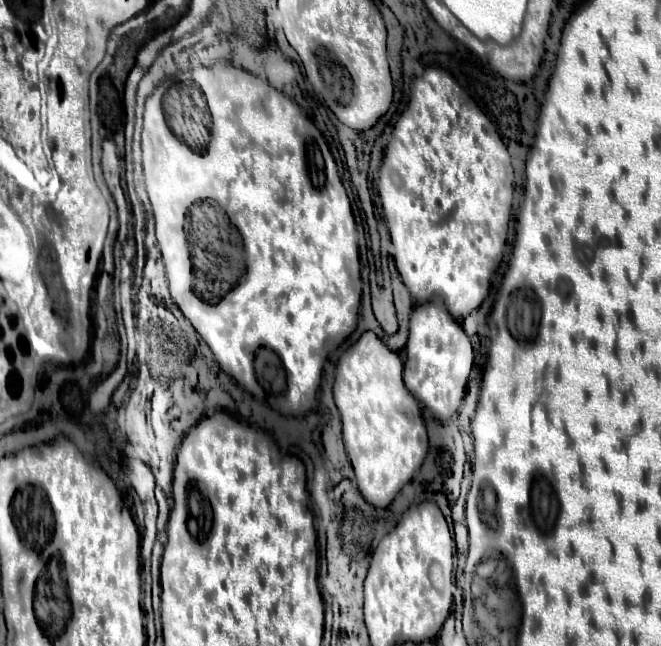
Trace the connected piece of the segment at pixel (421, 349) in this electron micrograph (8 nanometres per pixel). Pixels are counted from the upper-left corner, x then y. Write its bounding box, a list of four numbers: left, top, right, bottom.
[404,301,474,419]

